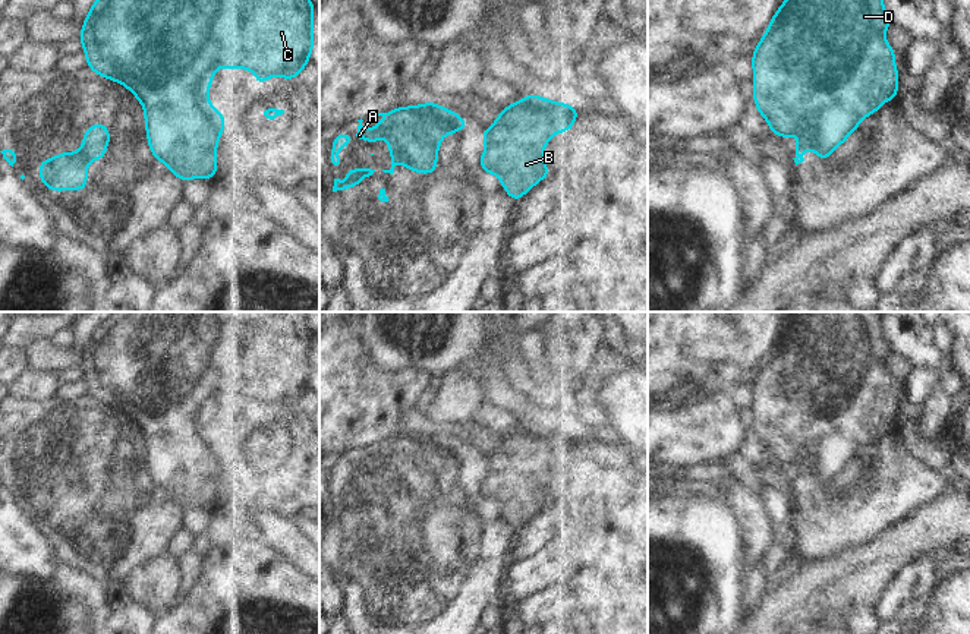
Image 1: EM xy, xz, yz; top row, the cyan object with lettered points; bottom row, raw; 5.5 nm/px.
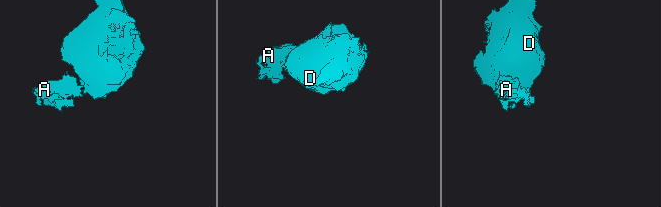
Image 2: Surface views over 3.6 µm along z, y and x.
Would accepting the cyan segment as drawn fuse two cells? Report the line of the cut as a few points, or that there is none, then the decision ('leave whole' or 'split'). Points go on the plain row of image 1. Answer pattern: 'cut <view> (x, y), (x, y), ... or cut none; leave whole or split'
cut yz (803, 469), (809, 476); split

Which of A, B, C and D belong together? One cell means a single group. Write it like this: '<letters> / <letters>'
A / B C D

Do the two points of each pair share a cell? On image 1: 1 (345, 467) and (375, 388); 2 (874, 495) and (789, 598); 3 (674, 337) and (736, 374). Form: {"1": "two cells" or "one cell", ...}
{"1": "two cells", "2": "two cells", "3": "one cell"}

